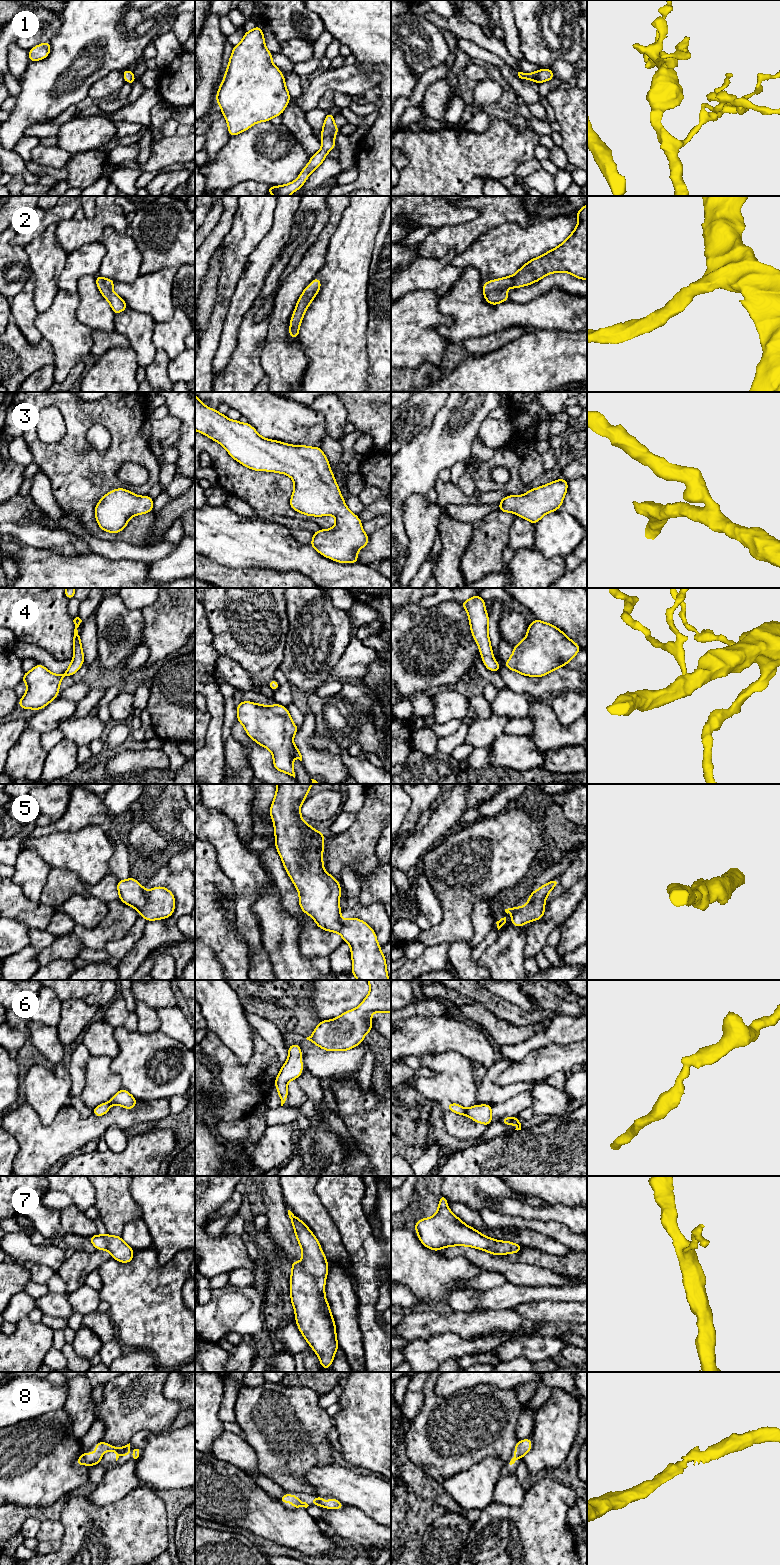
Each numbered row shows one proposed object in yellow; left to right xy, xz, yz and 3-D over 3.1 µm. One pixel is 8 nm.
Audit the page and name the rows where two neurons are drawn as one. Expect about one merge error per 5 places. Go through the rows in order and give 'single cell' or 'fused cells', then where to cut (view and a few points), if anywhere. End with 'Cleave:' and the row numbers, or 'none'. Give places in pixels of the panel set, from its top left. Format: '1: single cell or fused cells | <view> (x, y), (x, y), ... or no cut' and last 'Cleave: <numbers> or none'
1: single cell | no cut
2: single cell | no cut
3: single cell | no cut
4: single cell | no cut
5: single cell | no cut
6: single cell | no cut
7: single cell | no cut
8: single cell | no cut
Cleave: none

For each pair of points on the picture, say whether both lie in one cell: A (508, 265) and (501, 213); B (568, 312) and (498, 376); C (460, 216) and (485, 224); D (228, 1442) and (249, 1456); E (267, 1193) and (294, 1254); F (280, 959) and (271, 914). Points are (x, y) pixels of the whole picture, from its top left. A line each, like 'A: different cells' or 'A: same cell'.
A: different cells
B: different cells
C: different cells
D: same cell
E: same cell
F: same cell

